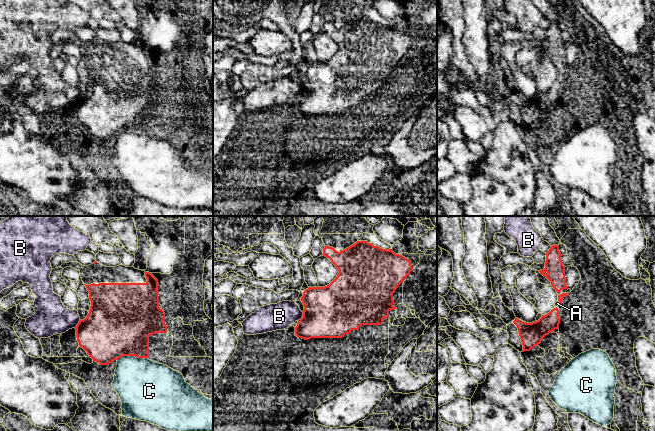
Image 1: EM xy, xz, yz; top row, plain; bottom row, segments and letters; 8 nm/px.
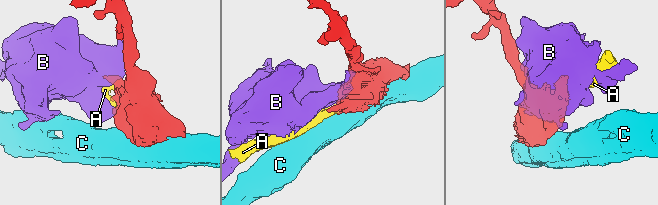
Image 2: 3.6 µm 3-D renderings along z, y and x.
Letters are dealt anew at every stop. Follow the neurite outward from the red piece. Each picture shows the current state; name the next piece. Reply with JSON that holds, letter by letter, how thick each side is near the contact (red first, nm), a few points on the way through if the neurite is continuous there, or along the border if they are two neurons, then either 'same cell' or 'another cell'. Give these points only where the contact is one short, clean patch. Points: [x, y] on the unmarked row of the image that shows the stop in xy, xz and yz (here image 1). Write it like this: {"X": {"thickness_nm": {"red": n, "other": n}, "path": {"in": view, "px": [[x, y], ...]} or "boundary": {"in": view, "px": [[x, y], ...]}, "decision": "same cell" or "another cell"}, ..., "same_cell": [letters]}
{"A": {"thickness_nm": {"red": 170, "other": 40}, "decision": "same cell"}, "B": {"thickness_nm": {"red": 420, "other": 220}, "boundary": {"in": "xz", "px": [[303, 88], [303, 91], [297, 96]]}, "decision": "another cell"}, "C": {"thickness_nm": {"red": 480, "other": 420}, "decision": "another cell"}, "same_cell": ["A"]}

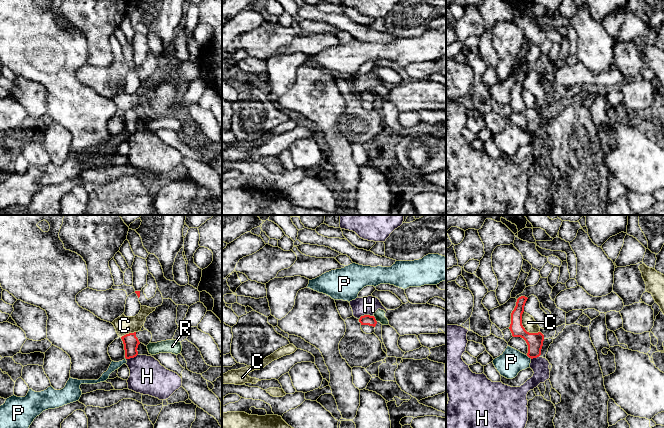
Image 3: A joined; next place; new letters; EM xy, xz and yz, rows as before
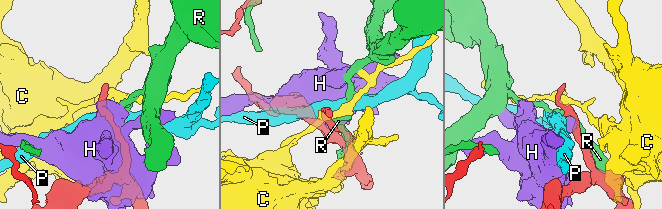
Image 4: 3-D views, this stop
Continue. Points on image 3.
{"C": {"thickness_nm": {"red": 130, "other": 110}, "boundary": {"in": "yz", "px": [[523, 87], [522, 102], [529, 108], [539, 108]]}, "decision": "another cell"}, "H": {"thickness_nm": {"red": 80, "other": 150}, "decision": "another cell"}, "P": {"thickness_nm": {"red": 130, "other": 200}, "boundary": {"in": "yz", "px": [[526, 131], [531, 134]]}, "decision": "another cell"}, "R": {"thickness_nm": {"red": 80, "other": 90}, "decision": "another cell"}, "same_cell": []}

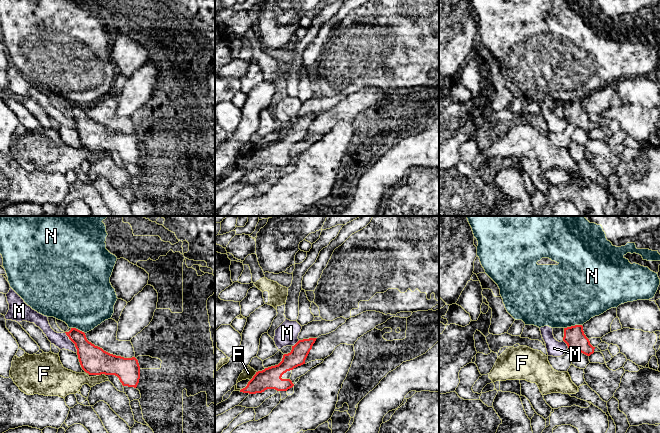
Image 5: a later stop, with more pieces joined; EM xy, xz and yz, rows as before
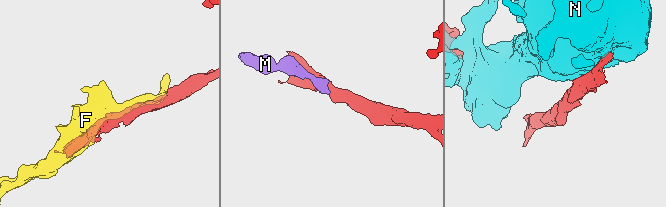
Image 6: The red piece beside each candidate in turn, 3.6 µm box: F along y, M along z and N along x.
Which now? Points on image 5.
{"F": {"thickness_nm": {"red": 180, "other": 90}, "decision": "another cell"}, "M": {"thickness_nm": {"red": 220, "other": 120}, "boundary": {"in": "xy", "px": [[64, 108], [74, 120], [77, 128]]}, "decision": "another cell"}, "N": {"thickness_nm": {"red": 170, "other": 500}, "decision": "another cell"}, "same_cell": []}

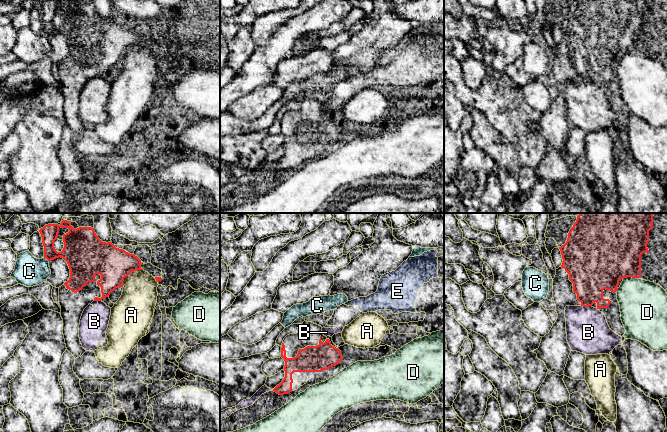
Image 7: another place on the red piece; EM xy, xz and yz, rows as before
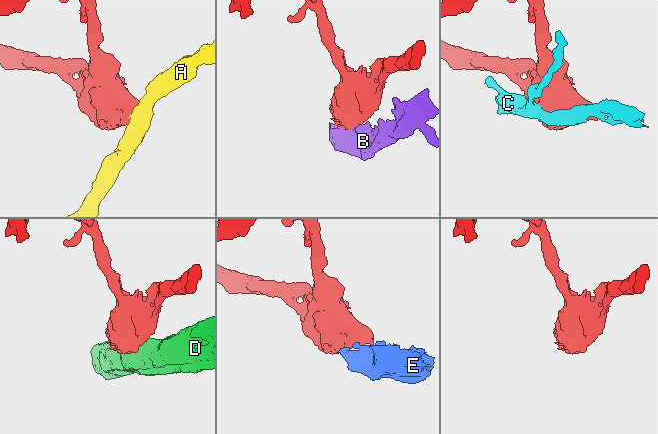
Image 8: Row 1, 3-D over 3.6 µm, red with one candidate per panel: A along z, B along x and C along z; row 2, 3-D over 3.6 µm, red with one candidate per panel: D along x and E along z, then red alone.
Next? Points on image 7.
{"A": {"thickness_nm": {"red": 280, "other": 280}, "boundary": {"in": "xy", "px": [[142, 45], [131, 47], [124, 54], [121, 62]]}, "decision": "another cell"}, "B": {"thickness_nm": {"red": 300, "other": 340}, "boundary": {"in": "yz", "px": [[581, 81], [591, 82]]}, "decision": "another cell"}, "C": {"thickness_nm": {"red": 220, "other": 240}, "boundary": {"in": "xy", "px": [[44, 33], [48, 37]]}, "decision": "another cell"}, "D": {"thickness_nm": {"red": 460, "other": 380}, "decision": "another cell"}, "E": {"thickness_nm": {"red": 190, "other": 40}, "boundary": {"in": "xy", "px": [[94, 76], [97, 77]]}, "decision": "another cell"}, "same_cell": []}

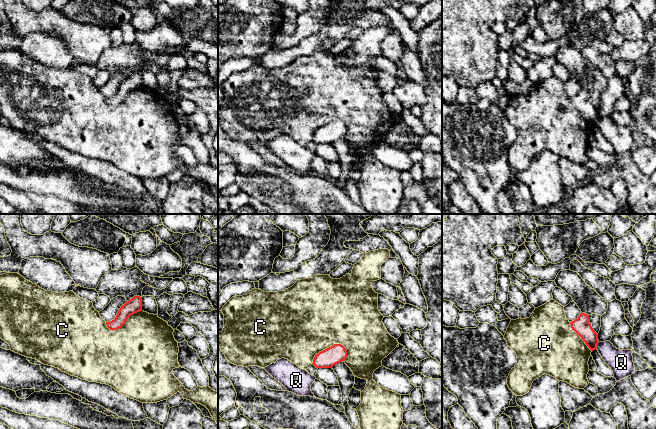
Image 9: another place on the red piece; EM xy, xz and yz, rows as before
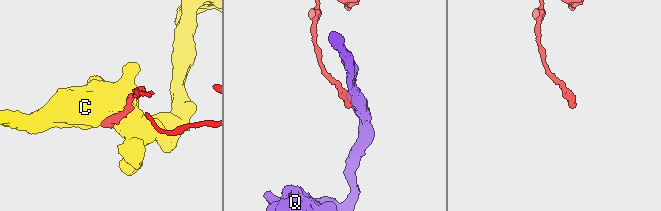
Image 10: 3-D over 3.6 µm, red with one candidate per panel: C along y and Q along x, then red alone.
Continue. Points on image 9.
{"C": {"thickness_nm": {"red": 150, "other": 500}, "decision": "another cell"}, "Q": {"thickness_nm": {"red": 140, "other": 190}, "boundary": {"in": "yz", "px": [[599, 118], [595, 124]]}, "decision": "another cell"}, "same_cell": []}

